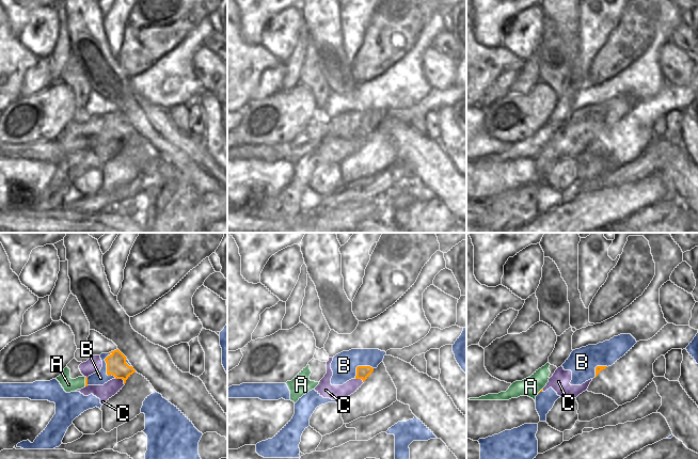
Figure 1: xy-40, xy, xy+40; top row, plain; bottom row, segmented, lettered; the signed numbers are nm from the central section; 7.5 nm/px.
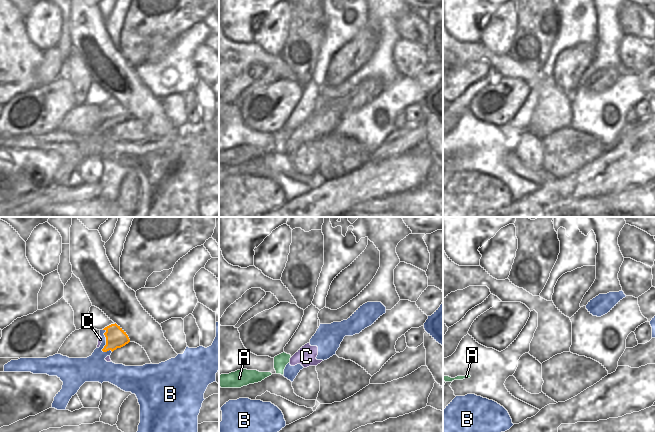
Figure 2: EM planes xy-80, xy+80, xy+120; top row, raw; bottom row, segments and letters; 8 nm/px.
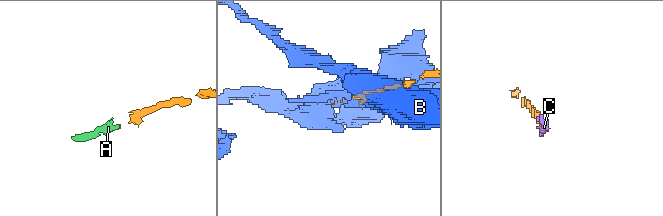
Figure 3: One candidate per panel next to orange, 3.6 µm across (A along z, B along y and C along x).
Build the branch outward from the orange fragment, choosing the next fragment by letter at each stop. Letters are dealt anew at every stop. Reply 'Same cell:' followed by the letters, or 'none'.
Same cell: A

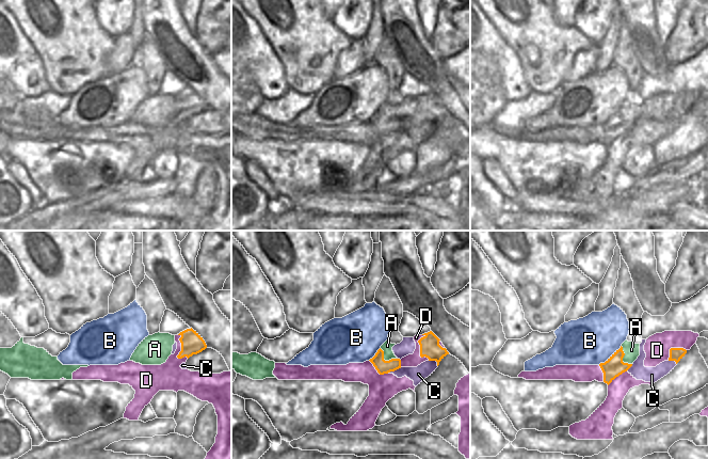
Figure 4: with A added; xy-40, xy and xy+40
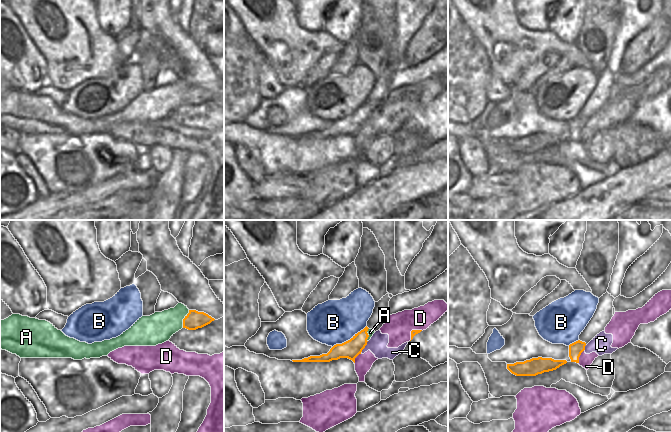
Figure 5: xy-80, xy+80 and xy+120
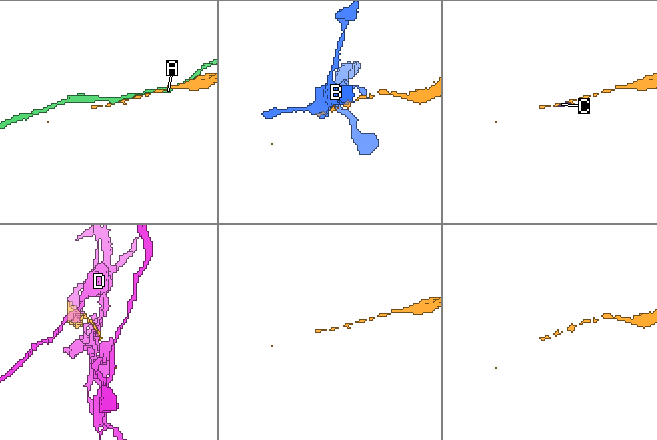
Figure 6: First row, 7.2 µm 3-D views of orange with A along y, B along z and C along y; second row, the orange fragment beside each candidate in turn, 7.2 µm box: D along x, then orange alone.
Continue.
Same cell: none

